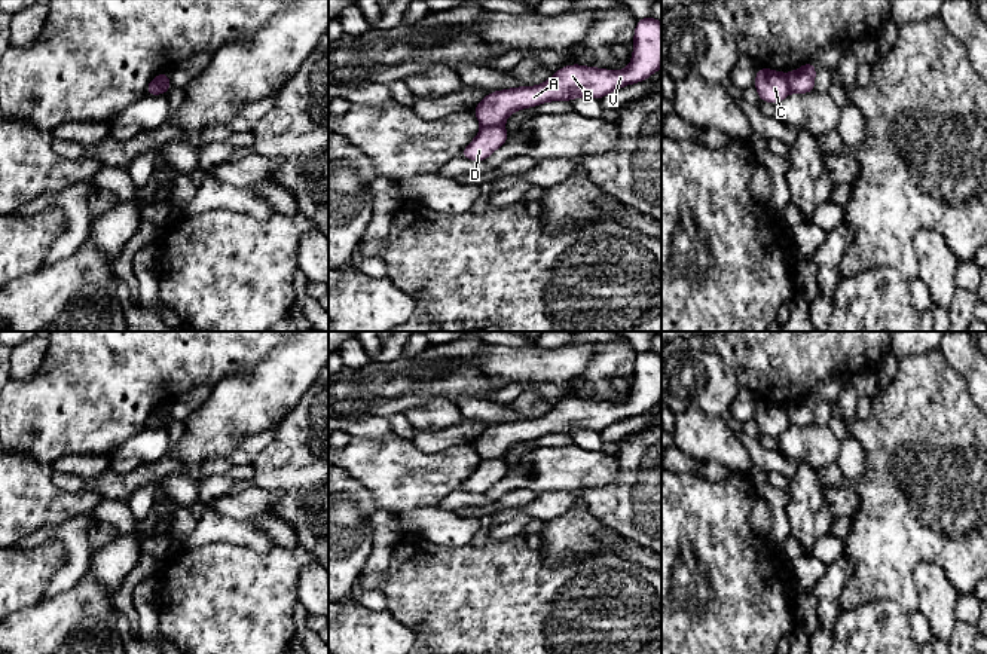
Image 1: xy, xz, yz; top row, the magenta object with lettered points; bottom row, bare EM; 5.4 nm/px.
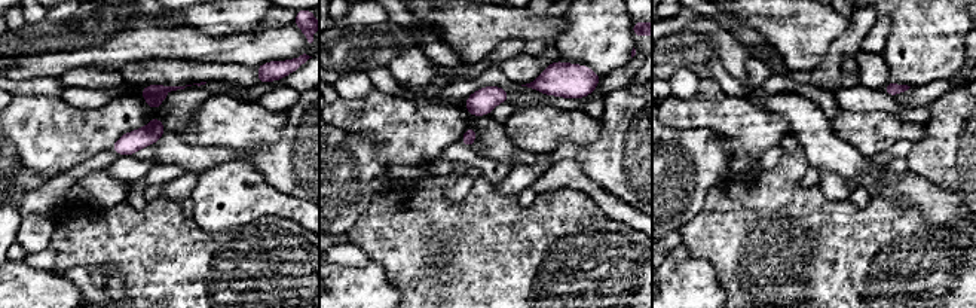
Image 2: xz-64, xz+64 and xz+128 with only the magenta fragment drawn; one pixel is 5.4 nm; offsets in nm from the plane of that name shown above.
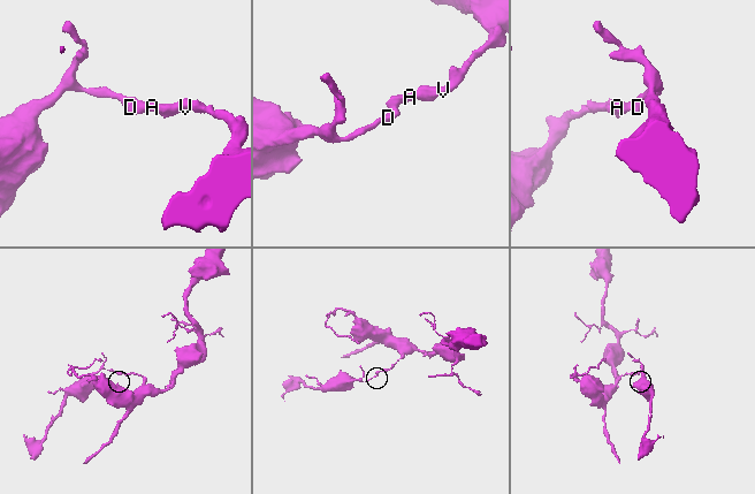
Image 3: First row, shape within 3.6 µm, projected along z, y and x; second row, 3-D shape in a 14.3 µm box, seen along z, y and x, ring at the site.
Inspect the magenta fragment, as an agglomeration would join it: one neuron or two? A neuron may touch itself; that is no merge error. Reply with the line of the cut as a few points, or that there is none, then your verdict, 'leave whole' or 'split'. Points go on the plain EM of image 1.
xz (503, 457), (482, 461) | split

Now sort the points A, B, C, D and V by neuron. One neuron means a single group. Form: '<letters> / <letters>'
A B C V / D

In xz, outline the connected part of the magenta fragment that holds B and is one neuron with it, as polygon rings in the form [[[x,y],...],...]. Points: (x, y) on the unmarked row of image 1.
[[[645,349],[638,352],[633,389],[626,403],[611,404],[580,397],[566,398],[538,419],[520,419],[489,425],[473,443],[482,461],[504,458],[516,443],[548,434],[571,434],[578,430],[602,433],[626,418],[648,412],[661,400],[661,355]]]

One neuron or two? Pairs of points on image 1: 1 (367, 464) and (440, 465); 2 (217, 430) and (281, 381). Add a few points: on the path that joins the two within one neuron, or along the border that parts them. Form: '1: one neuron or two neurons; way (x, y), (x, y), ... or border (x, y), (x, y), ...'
1: one neuron; way (385, 465), (422, 465)
2: one neuron; way (232, 413), (240, 406), (251, 403), (265, 394)

